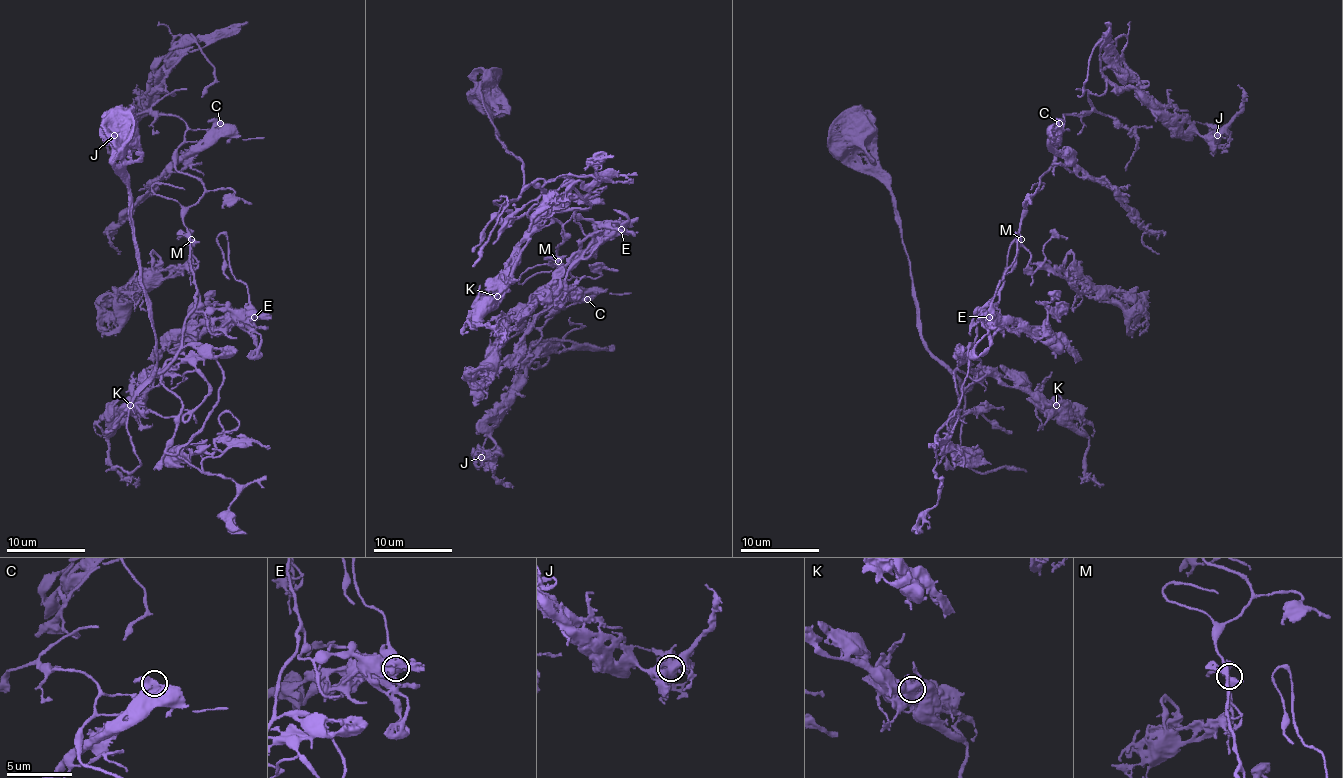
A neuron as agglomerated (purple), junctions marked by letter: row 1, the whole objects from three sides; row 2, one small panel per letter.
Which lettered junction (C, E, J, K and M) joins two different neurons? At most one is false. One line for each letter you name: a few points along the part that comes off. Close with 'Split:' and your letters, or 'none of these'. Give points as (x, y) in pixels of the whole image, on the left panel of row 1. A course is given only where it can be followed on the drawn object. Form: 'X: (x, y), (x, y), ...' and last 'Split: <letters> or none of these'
Split: none of these

